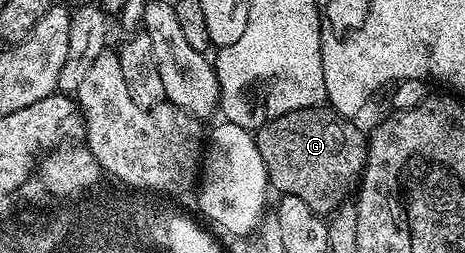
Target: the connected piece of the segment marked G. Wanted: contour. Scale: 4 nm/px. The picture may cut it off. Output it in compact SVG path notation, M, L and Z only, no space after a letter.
M309 107L308 109L296 109L292 113L275 115L265 120L267 123L256 131L260 157L264 157L264 169L271 188L278 190L279 196L295 195L308 205L308 209L317 211L319 215L326 217L333 212L339 203L347 198L346 195L355 190L359 182L362 167L366 163L367 136L357 127L357 122L343 119L335 111Z

